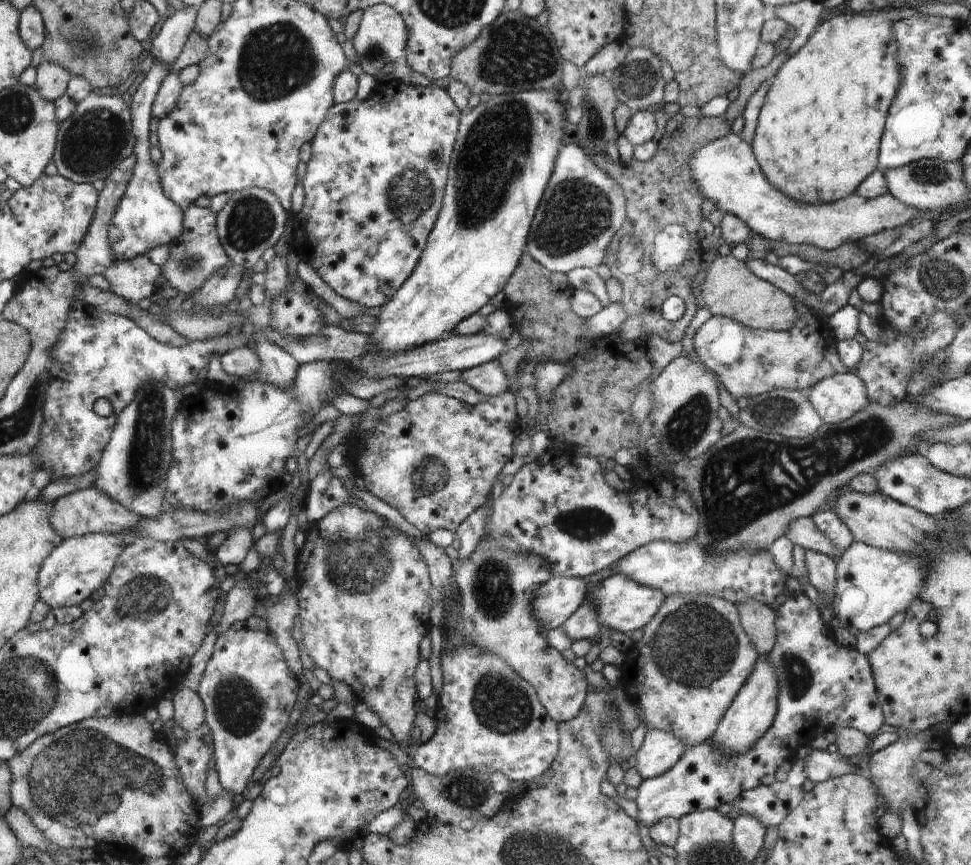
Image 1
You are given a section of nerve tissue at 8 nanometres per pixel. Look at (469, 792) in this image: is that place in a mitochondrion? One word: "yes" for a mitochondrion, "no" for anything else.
yes

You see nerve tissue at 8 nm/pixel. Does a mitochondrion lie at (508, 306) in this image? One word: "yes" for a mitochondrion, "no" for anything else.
no

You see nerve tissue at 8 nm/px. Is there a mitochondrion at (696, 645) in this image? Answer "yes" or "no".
yes

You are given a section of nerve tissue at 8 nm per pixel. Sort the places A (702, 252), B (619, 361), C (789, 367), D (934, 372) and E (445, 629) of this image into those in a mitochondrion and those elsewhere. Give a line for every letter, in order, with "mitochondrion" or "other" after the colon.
A: other
B: other
C: other
D: mitochondrion
E: other

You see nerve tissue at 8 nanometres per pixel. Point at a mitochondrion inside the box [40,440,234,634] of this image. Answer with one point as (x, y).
(144, 597)

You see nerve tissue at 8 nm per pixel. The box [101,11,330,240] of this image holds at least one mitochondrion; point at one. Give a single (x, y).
(276, 59)

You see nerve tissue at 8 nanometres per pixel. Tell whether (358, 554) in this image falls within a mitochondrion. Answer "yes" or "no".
yes

